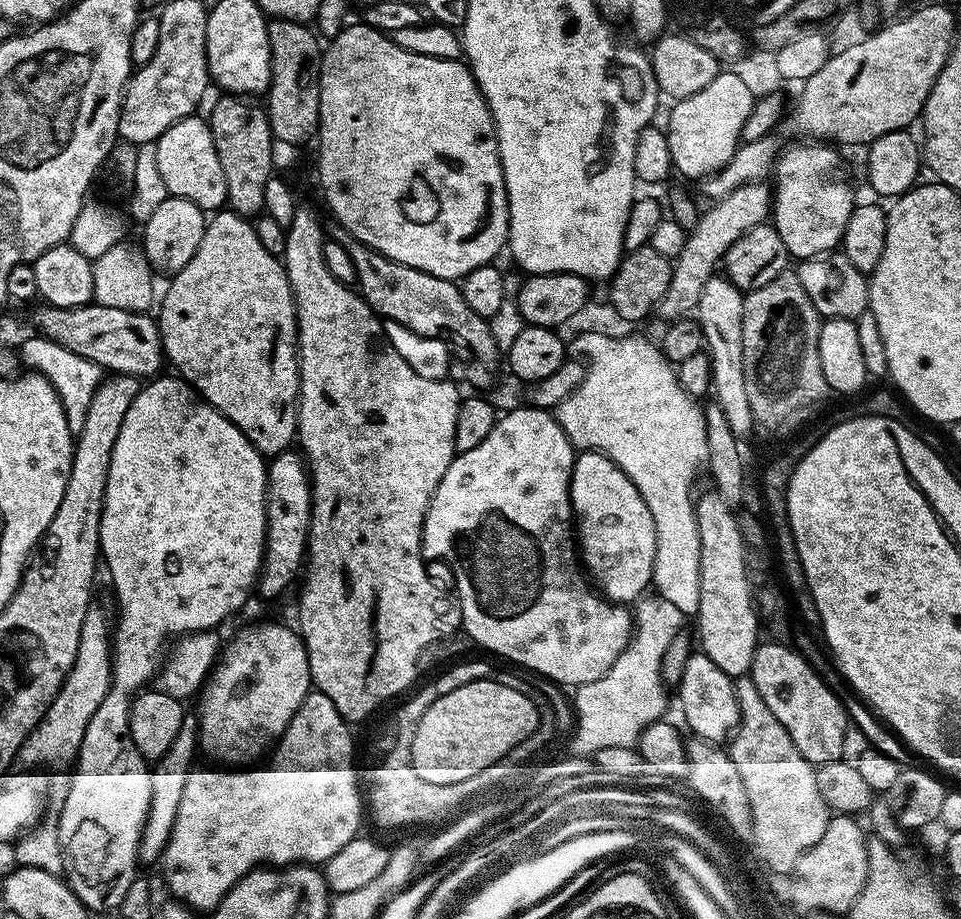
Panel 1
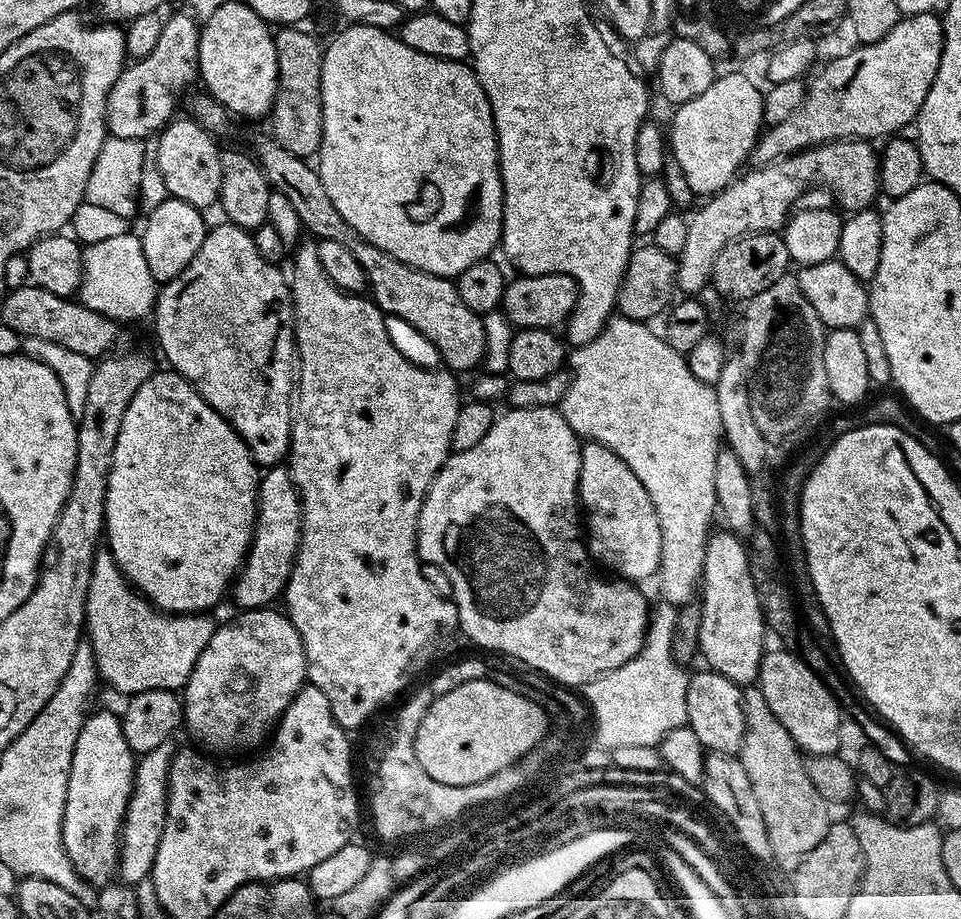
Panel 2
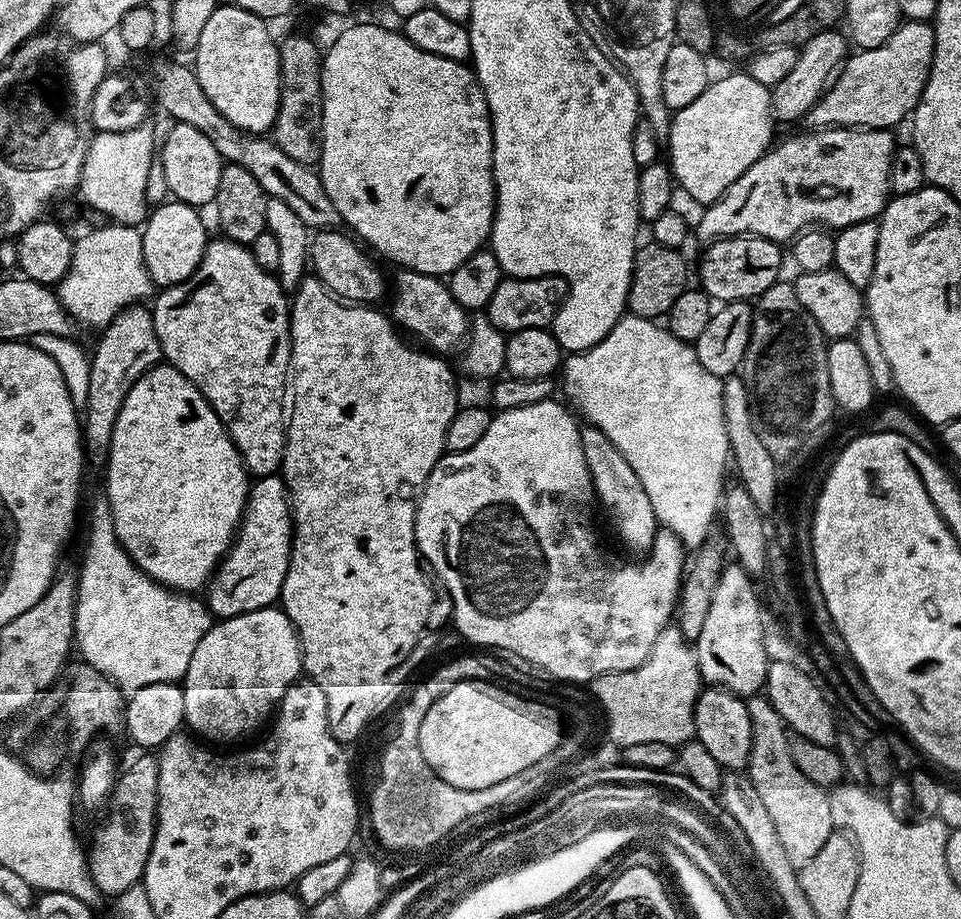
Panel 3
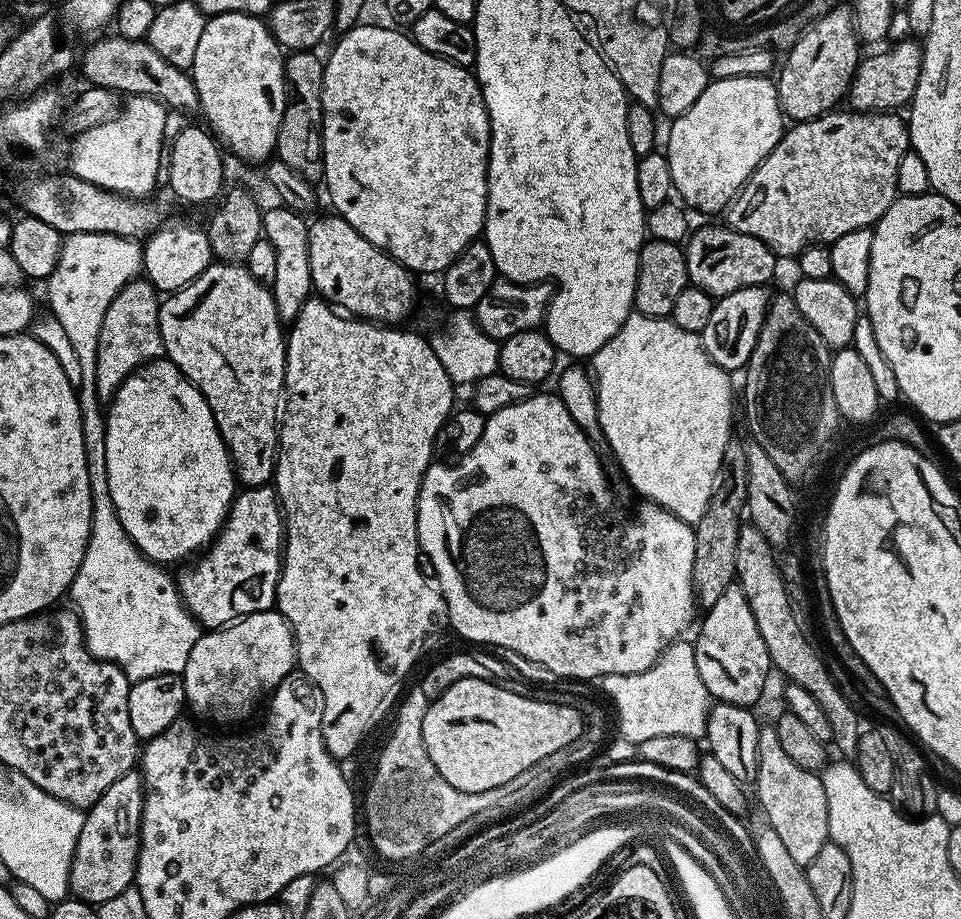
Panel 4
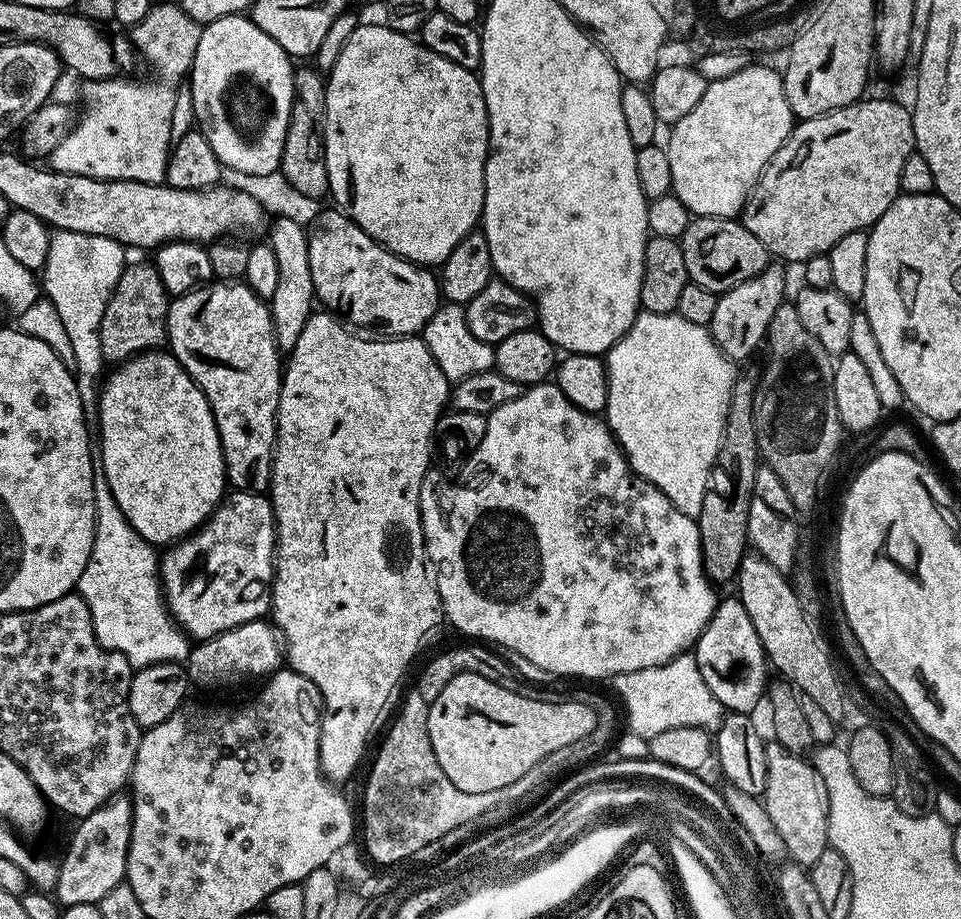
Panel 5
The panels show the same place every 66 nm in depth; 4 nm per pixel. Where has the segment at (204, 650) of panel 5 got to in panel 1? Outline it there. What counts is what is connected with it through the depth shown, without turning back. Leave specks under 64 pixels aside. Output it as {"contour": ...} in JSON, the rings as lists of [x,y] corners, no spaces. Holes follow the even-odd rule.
{"contour":[[[264,622],[240,631],[221,651],[216,667],[209,673],[199,697],[200,710],[197,710],[196,717],[201,751],[218,760],[217,763],[226,762],[228,766],[242,766],[257,761],[254,759],[267,749],[266,754],[284,735],[298,706],[311,690],[308,652],[300,634],[293,627],[290,629],[284,624]]]}

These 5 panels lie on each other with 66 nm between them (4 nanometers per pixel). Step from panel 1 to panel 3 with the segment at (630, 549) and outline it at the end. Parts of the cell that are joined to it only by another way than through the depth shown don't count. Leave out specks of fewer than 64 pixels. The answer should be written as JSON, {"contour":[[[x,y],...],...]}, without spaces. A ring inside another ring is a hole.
{"contour":[[[585,423],[580,430],[582,438],[582,454],[586,454],[586,466],[590,470],[590,478],[592,479],[592,488],[596,491],[596,500],[604,507],[604,512],[608,515],[608,520],[612,523],[614,531],[620,535],[620,540],[628,548],[643,553],[652,547],[652,540],[656,537],[658,531],[658,521],[654,514],[654,506],[650,506],[650,498],[646,495],[646,489],[642,487],[642,482],[638,482],[638,474],[634,474],[634,470],[630,470],[630,462],[626,462],[626,458],[622,458],[622,454],[618,450],[618,446],[614,446],[610,442],[610,438],[606,438],[606,434],[602,434],[600,428],[595,428],[590,423]]]}

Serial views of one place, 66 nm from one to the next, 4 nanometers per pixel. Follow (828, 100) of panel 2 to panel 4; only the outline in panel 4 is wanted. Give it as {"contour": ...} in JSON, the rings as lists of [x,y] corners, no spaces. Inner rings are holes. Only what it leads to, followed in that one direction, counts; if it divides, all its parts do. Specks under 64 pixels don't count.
{"contour":[[[900,38],[893,48],[885,52],[876,52],[873,56],[865,55],[856,73],[852,75],[852,84],[848,88],[847,103],[858,112],[891,112],[900,110],[911,101],[918,86],[918,74],[922,70],[924,49],[916,38]]]}

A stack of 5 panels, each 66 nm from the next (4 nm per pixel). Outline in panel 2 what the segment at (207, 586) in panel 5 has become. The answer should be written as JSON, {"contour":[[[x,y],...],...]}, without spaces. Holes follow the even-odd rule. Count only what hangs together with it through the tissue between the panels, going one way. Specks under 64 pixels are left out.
{"contour":[[[272,466],[268,472],[259,477],[258,491],[256,493],[256,526],[252,530],[252,544],[248,547],[246,563],[241,567],[234,583],[230,588],[230,596],[236,599],[237,609],[258,609],[271,605],[272,599],[279,597],[288,587],[288,579],[292,567],[296,565],[296,551],[300,545],[300,527],[302,514],[300,513],[300,495],[292,481],[292,475],[287,467]]]}

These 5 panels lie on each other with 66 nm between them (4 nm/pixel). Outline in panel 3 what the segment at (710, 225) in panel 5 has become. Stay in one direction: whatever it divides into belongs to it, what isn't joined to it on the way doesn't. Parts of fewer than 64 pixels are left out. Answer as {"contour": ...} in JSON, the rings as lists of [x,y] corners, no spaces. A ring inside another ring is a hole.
{"contour":[[[724,236],[720,240],[711,241],[707,245],[704,257],[700,260],[699,287],[709,298],[716,302],[727,302],[730,300],[755,301],[770,286],[774,286],[780,279],[780,271],[786,264],[786,252],[781,245],[775,244],[761,236]]]}

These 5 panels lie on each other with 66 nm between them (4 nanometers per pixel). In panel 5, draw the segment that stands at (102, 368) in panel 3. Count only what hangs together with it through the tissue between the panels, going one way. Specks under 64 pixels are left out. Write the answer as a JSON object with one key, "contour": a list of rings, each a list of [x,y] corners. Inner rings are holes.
{"contour":[[[129,263],[118,278],[102,315],[100,336],[105,361],[123,362],[139,356],[141,352],[159,349],[168,339],[169,303],[168,291],[162,286],[162,278],[158,278],[155,263]]]}

